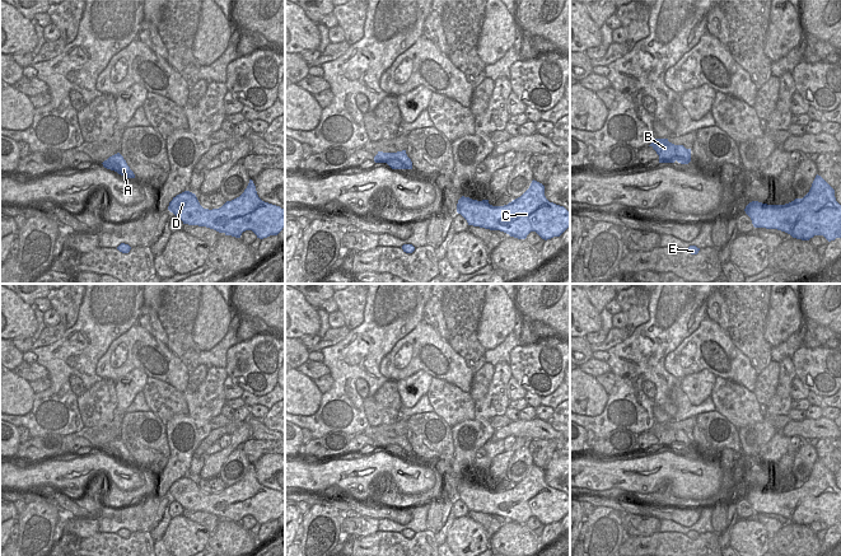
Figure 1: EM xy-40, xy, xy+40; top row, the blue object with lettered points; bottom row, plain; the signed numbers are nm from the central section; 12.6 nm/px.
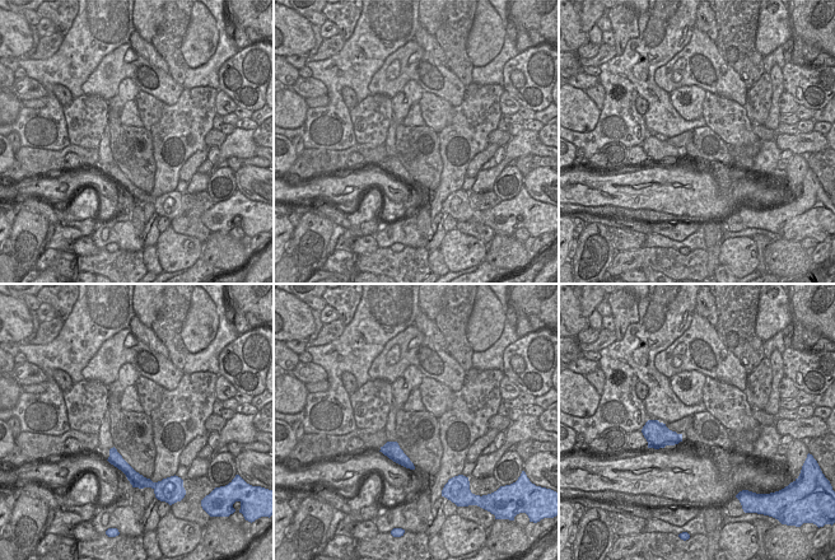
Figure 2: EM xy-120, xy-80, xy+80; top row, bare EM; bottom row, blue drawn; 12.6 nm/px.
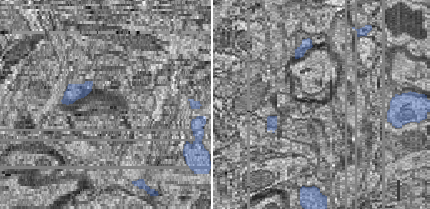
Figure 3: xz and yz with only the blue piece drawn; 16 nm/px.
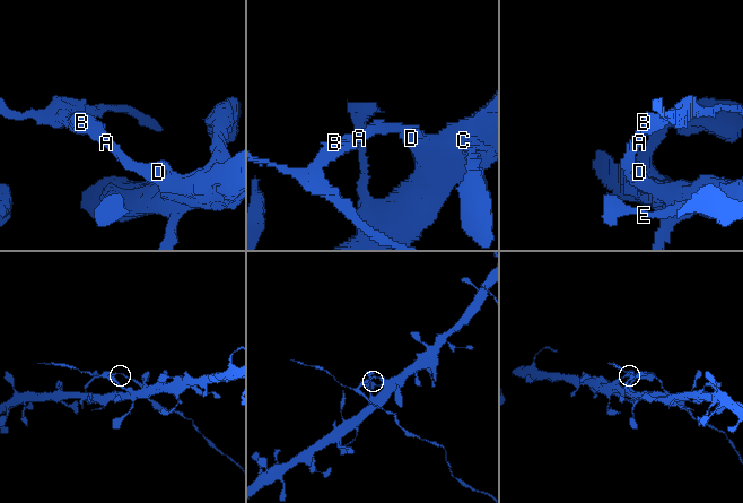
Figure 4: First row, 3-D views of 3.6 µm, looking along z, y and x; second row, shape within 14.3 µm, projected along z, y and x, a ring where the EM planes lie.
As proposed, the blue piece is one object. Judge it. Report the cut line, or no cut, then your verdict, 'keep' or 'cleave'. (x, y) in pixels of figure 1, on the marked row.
cut in xy+40 along (690, 150), (685, 155), (677, 155), (674, 159); cleave

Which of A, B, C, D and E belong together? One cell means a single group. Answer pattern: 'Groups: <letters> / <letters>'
Groups: A C D E / B.

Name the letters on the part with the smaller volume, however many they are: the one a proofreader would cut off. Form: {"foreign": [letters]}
{"foreign": ["B"]}

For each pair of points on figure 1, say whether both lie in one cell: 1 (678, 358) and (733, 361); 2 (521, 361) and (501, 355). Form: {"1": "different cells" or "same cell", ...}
{"1": "same cell", "2": "different cells"}

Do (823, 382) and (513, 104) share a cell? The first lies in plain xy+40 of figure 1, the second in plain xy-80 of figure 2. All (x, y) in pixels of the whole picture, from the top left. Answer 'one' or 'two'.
two

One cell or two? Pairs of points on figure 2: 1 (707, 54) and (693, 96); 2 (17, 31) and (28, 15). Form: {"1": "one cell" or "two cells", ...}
{"1": "two cells", "2": "two cells"}

